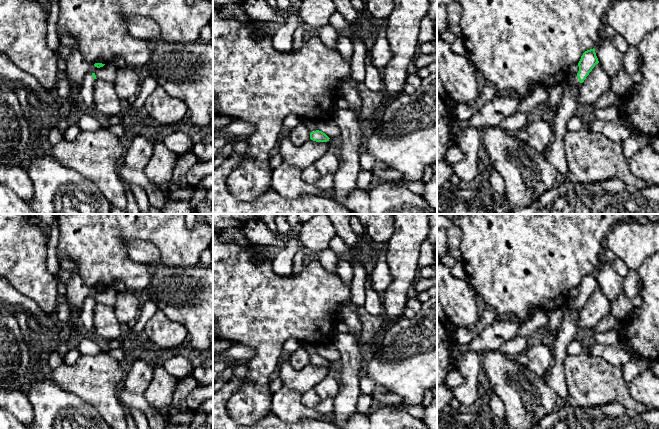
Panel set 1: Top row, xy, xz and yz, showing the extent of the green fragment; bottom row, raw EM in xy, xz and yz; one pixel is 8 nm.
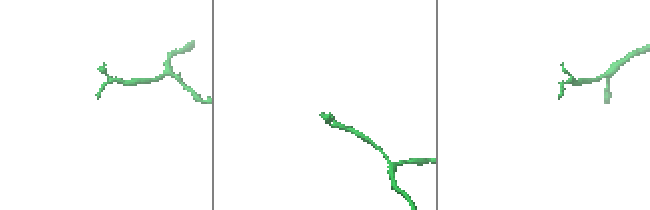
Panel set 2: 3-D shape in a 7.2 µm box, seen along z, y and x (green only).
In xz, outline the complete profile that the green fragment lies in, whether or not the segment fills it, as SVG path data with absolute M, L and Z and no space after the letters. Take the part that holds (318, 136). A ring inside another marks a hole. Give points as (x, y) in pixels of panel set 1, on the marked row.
M303 120L303 123L308 127L310 131L310 139L316 142L327 142L329 141L329 137L323 133L322 131L319 131L316 126L316 122L311 120Z

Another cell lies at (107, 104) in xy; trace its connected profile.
M96 79L93 89L93 101L96 114L102 119L113 116L125 117L126 106L116 93L114 83Z

